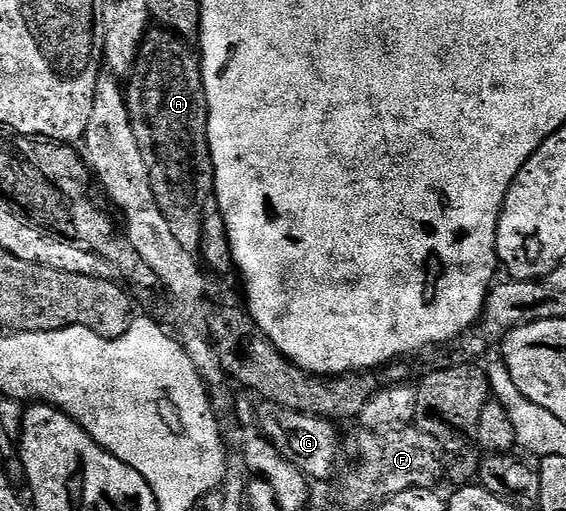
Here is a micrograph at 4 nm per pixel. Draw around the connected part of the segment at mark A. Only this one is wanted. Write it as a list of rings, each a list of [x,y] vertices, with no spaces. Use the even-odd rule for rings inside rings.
[[[155,26],[148,31],[143,38],[143,45],[139,48],[139,55],[135,57],[135,68],[132,70],[129,79],[125,84],[125,95],[127,97],[127,109],[129,110],[129,122],[133,130],[133,138],[137,138],[137,146],[141,150],[141,158],[145,158],[145,166],[149,170],[149,178],[153,186],[153,194],[161,214],[172,227],[172,232],[181,246],[191,253],[198,253],[201,234],[203,233],[203,211],[206,210],[209,201],[215,191],[215,167],[211,161],[211,151],[209,150],[209,138],[207,137],[207,99],[205,98],[205,86],[203,85],[203,65],[201,57],[194,47],[191,48],[184,37],[162,27]]]

